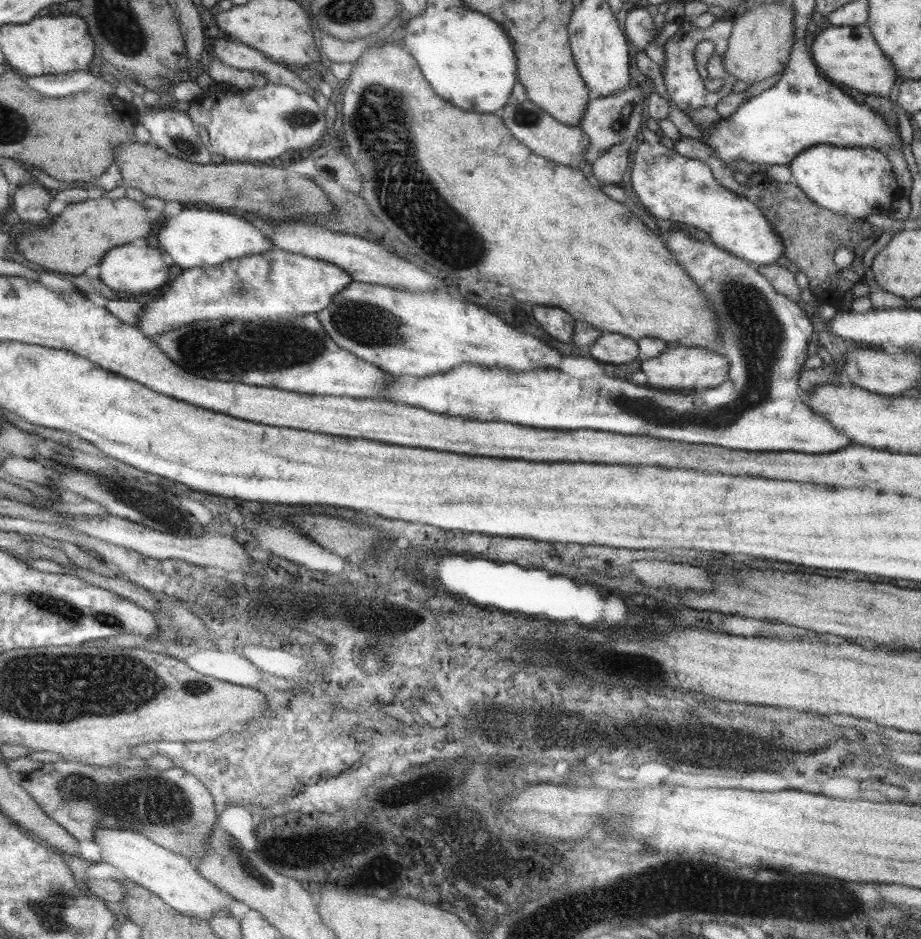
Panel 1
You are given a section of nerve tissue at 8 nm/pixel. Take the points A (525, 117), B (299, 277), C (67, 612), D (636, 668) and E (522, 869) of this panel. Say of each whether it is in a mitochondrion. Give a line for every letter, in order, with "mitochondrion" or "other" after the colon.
A: mitochondrion
B: other
C: mitochondrion
D: mitochondrion
E: other

